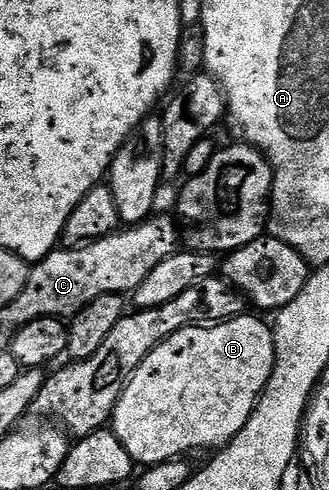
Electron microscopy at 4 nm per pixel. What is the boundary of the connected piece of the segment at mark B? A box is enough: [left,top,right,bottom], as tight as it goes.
[110,316,275,467]

